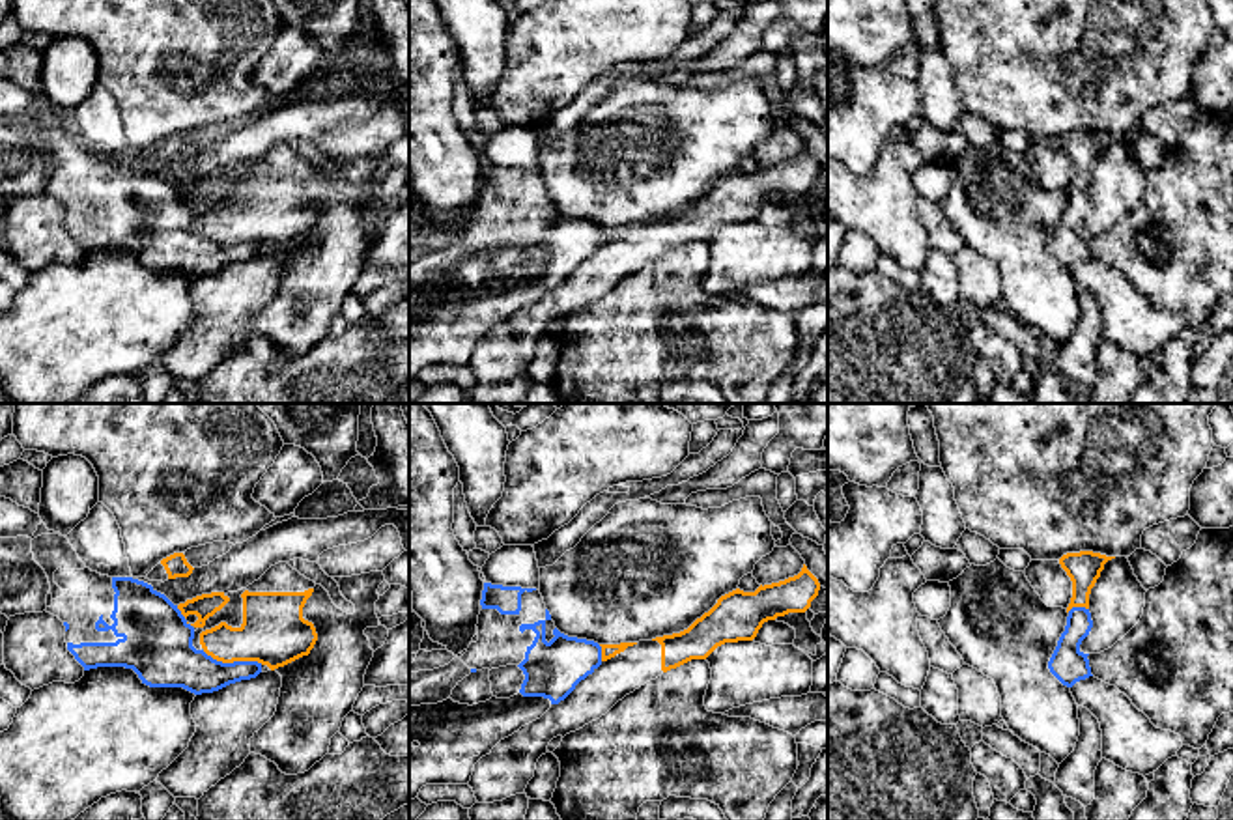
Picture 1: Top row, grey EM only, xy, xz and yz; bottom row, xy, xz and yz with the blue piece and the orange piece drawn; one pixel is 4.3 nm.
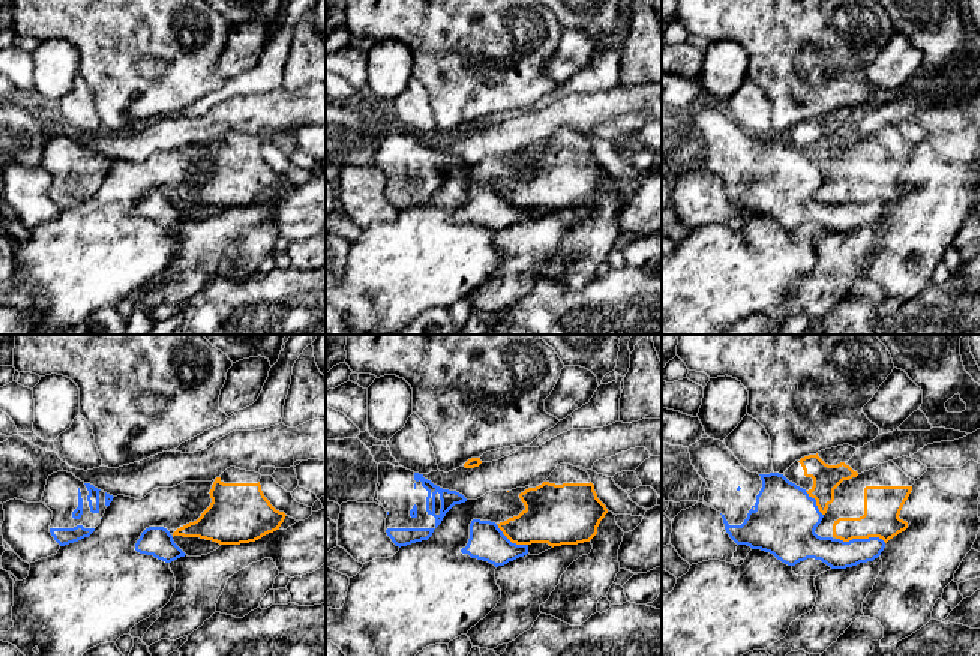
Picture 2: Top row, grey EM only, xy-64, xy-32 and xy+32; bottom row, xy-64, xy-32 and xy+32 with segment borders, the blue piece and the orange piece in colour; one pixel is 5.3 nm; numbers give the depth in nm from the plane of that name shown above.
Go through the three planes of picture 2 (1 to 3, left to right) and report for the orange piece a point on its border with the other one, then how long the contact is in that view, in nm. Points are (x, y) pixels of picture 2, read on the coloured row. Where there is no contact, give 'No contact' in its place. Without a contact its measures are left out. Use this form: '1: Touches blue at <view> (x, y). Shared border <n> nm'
1: No contact
2: Touches blue at xy-32 (509, 541). Shared border 200 nm
3: Touches blue at xy+32 (862, 539). Shared border 280 nm

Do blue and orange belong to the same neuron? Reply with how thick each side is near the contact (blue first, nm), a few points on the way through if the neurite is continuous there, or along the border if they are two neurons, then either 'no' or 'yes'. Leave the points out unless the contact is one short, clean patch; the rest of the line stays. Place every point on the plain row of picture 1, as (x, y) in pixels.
200 nm thick on the blue side, 280 nm on the other; border along xy (202, 232), (223, 243), (262, 245); no

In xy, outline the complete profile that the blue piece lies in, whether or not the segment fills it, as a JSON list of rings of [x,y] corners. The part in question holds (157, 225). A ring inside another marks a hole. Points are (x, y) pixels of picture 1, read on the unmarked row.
[[[65,118],[32,121],[45,151],[52,187],[45,192],[65,207],[67,232],[84,248],[133,250],[149,269],[183,269],[194,276],[256,260],[258,243],[222,245],[192,228],[194,209],[177,187],[133,159],[92,153]]]

